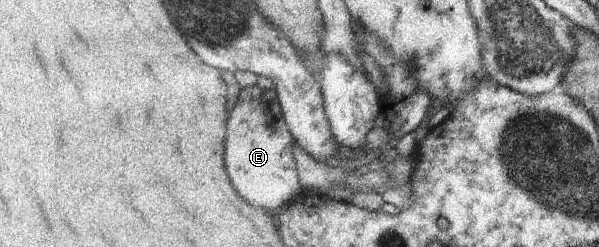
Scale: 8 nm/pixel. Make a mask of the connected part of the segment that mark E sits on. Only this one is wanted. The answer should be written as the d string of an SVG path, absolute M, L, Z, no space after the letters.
M256 85L256 88L242 90L232 114L234 116L228 122L224 158L228 174L232 174L232 182L236 182L236 190L240 190L240 194L244 194L252 206L266 210L280 208L296 194L302 194L304 186L299 179L296 142L289 132L276 89L264 92Z

